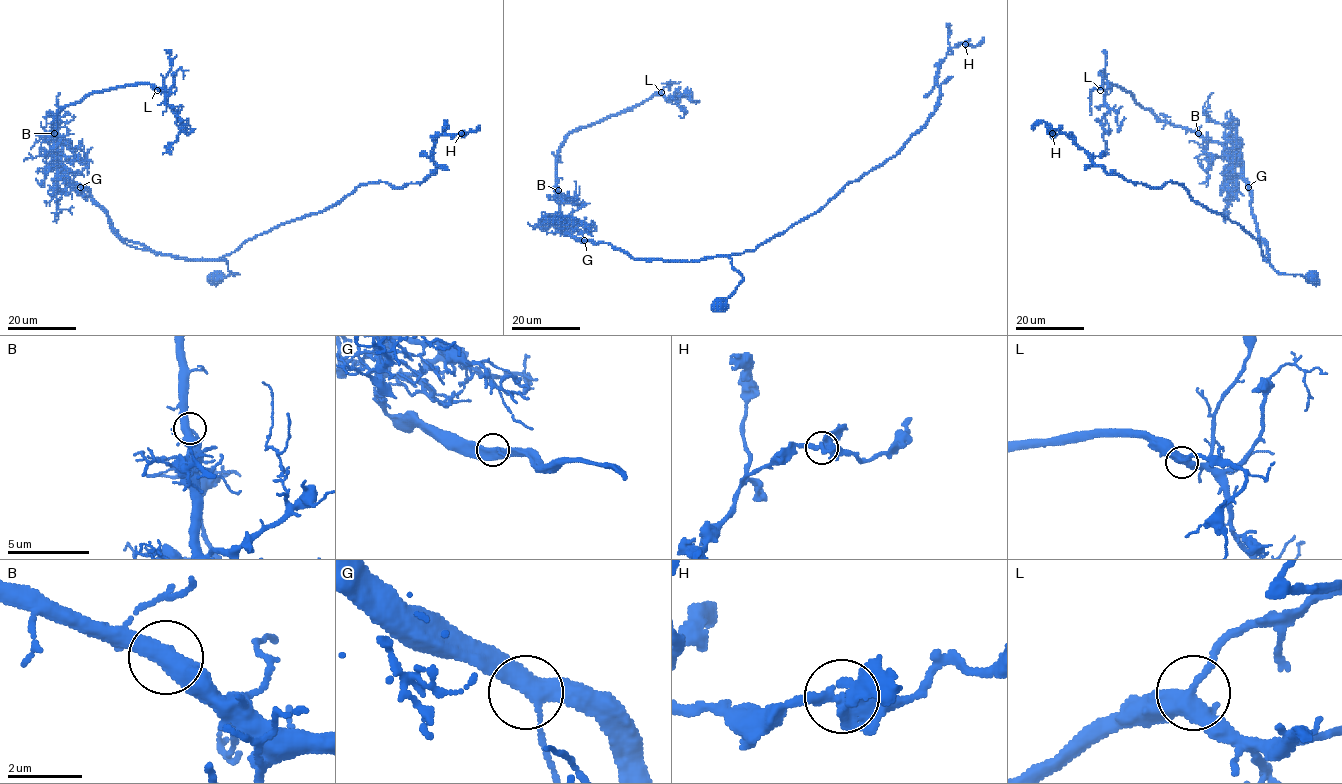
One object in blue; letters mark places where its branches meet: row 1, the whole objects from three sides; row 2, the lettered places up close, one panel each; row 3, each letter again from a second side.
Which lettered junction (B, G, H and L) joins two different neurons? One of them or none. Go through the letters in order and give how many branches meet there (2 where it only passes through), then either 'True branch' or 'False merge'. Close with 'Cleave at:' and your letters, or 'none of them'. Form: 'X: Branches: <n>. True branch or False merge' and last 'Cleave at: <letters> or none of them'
B: Branches: 3. True branch
G: Branches: 3. True branch
H: Branches: 3. True branch
L: Branches: 3. True branch
Cleave at: none of them

